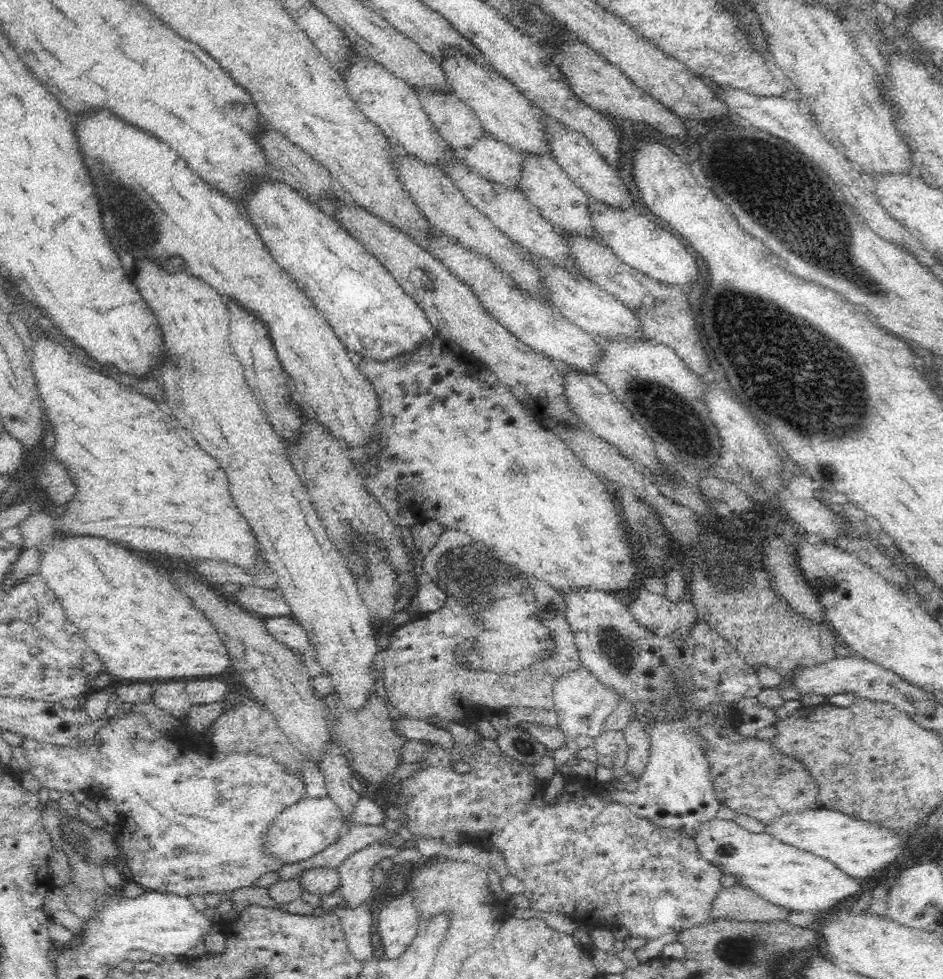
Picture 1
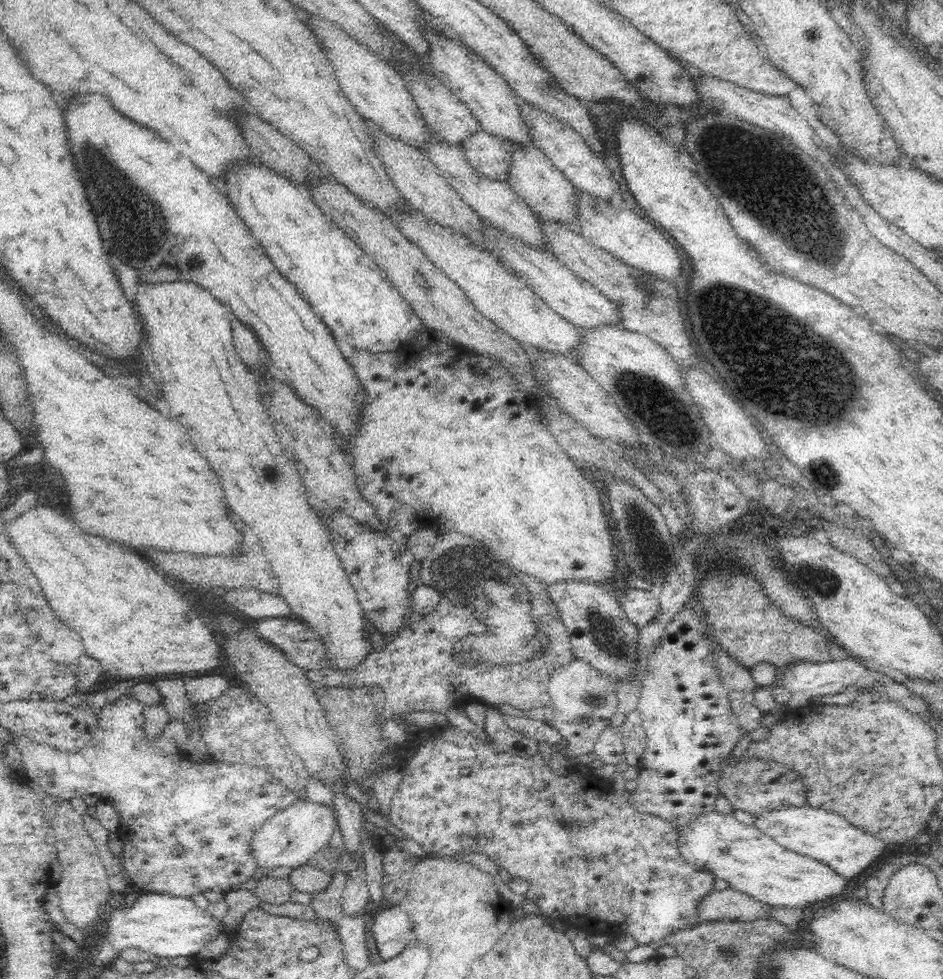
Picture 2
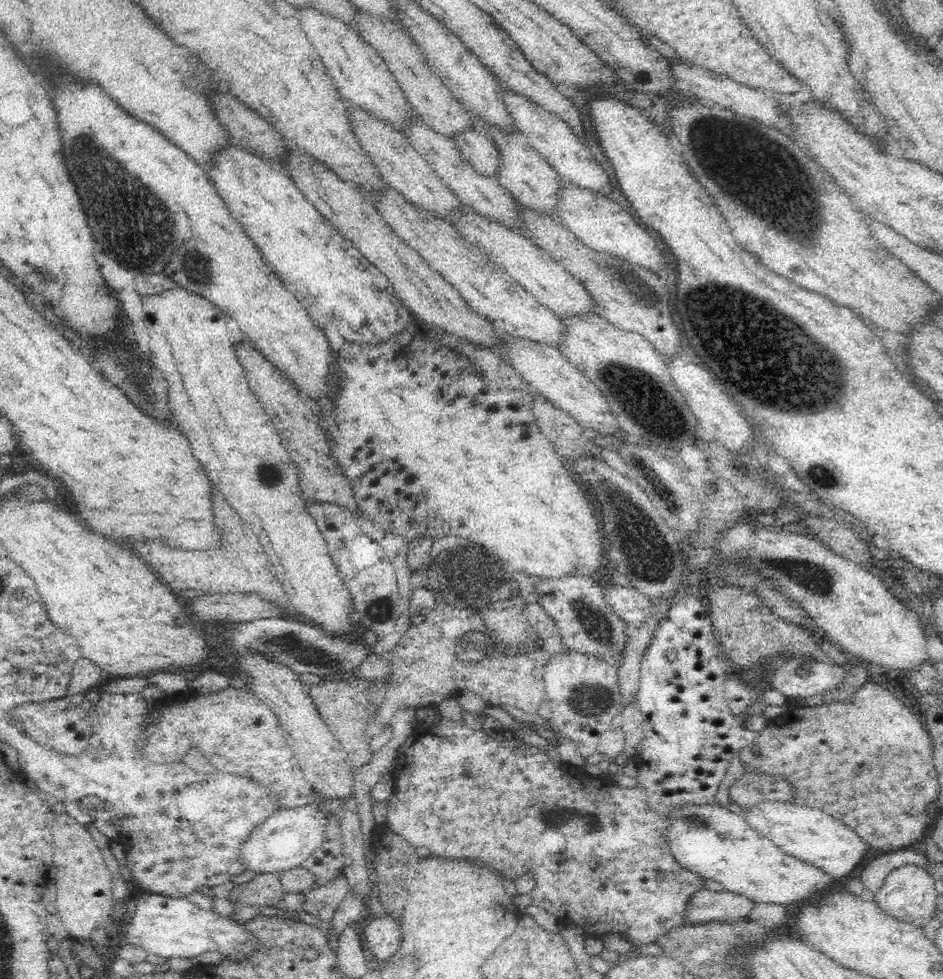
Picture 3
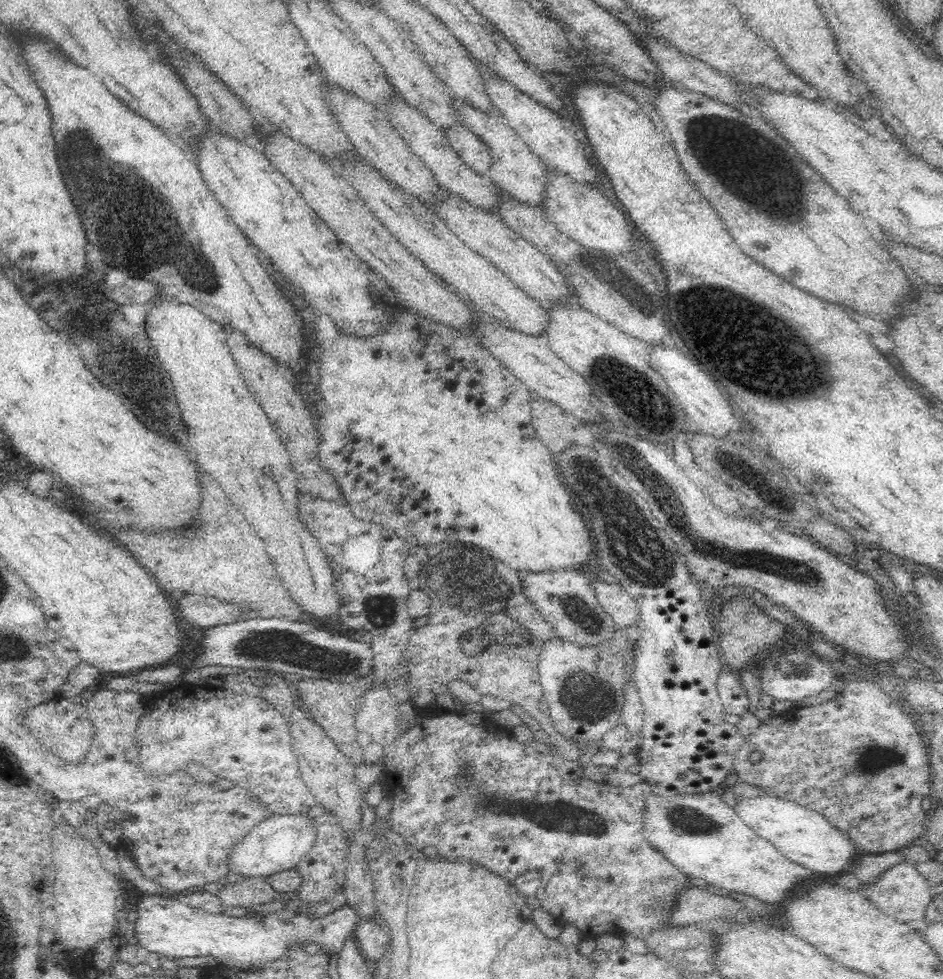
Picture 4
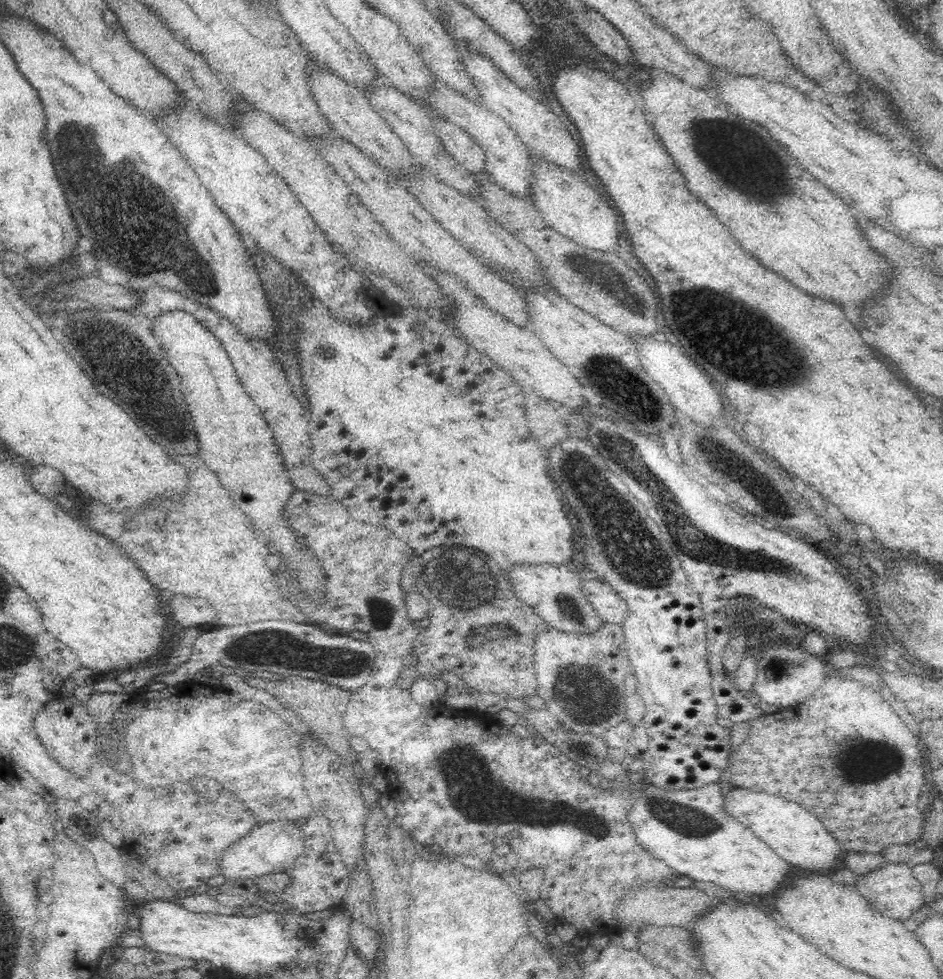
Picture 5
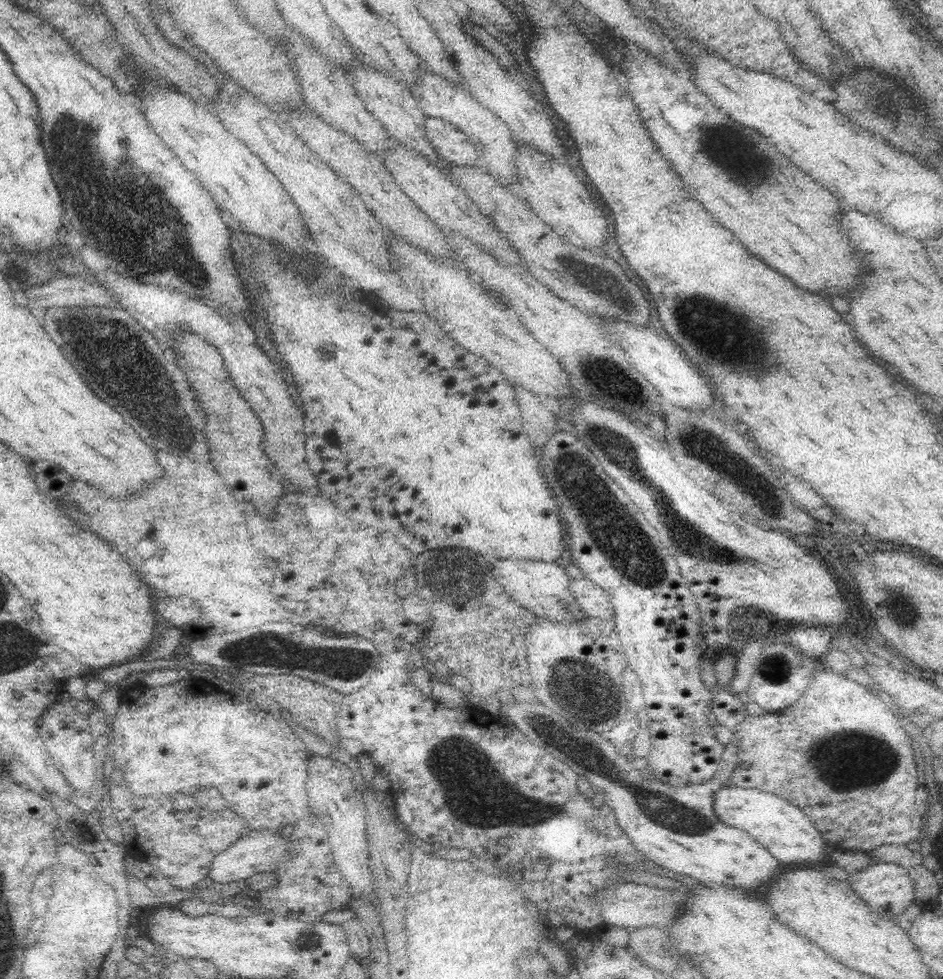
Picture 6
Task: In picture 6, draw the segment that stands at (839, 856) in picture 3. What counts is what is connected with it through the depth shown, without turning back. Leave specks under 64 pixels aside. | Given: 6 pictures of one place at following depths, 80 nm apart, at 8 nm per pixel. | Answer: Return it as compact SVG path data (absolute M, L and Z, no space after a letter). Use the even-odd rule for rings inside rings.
M728 784L716 790L712 808L717 818L726 826L734 826L748 832L760 846L764 846L776 860L784 864L824 862L829 860L826 856L834 849L830 841L814 828L815 824L810 822L808 815L802 814L803 810L768 792L745 787L730 787Z

